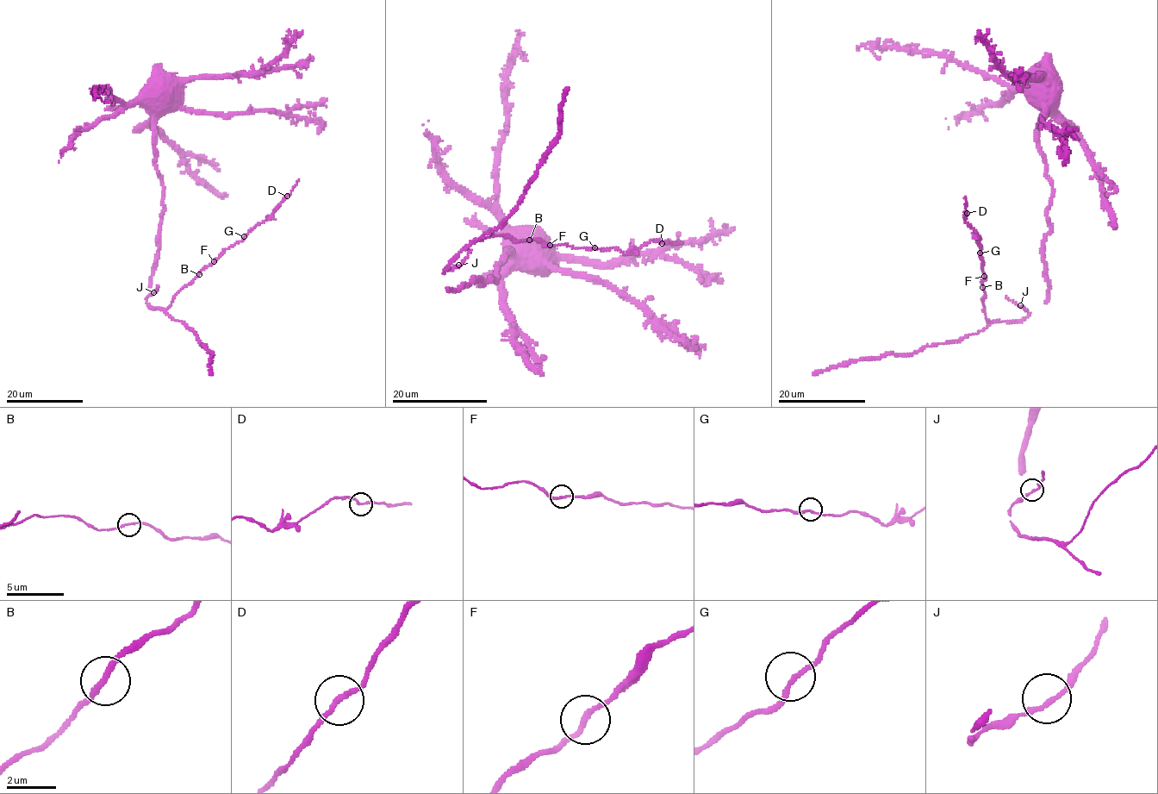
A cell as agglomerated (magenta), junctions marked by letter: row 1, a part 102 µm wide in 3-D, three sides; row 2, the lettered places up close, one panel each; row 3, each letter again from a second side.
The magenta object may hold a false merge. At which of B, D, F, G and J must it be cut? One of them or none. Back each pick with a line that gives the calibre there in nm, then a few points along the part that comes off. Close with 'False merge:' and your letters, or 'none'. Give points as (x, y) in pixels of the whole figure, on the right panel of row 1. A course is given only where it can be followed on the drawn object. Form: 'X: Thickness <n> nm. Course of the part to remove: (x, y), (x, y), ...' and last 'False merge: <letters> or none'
False merge: none

